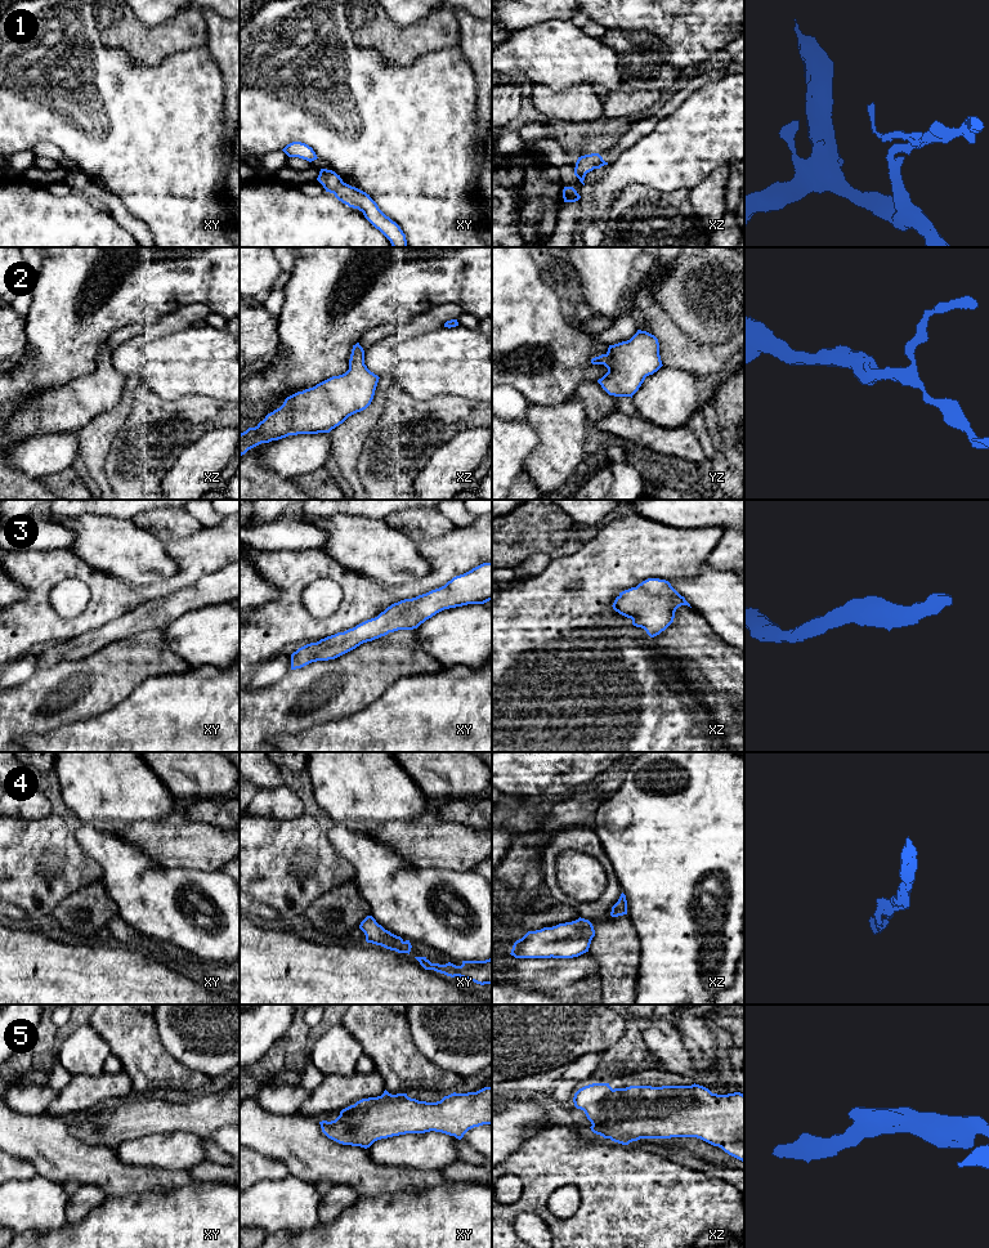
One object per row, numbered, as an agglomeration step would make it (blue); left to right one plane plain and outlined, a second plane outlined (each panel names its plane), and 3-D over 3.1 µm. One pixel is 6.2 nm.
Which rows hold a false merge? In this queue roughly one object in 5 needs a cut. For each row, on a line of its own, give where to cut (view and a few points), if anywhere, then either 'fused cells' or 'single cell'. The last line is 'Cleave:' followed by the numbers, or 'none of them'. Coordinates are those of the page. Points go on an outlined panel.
1: no cut | single cell
2: no cut | single cell
3: no cut | single cell
4: no cut | single cell
5: no cut | single cell
Cleave: none of them

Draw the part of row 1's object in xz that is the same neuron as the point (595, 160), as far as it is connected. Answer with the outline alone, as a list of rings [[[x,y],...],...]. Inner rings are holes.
[[[591,153],[578,157],[574,167],[574,175],[585,185],[583,180],[587,173],[594,169],[600,169],[601,166],[608,165],[599,153]]]

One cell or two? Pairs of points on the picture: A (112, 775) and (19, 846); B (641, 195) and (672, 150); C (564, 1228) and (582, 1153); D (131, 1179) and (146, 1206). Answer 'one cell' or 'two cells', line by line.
A: two cells
B: two cells
C: one cell
D: two cells

